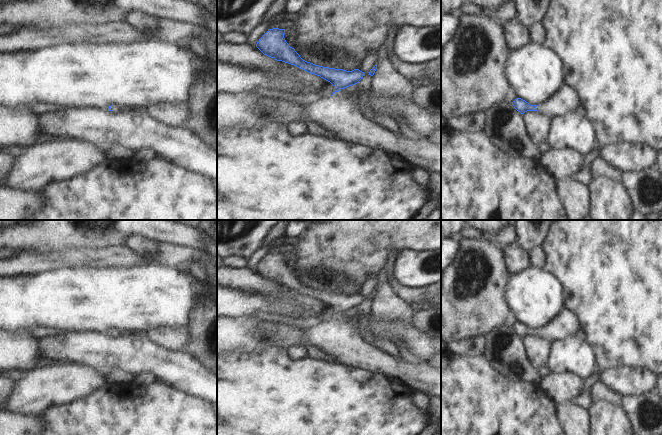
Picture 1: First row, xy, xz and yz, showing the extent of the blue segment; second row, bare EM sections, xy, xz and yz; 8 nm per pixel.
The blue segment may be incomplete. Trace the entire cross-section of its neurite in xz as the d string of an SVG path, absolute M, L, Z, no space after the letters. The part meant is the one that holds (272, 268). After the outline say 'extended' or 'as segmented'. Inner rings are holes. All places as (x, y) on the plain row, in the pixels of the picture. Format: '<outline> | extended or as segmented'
M268 253L256 271L268 281L320 300L334 310L334 316L331 321L320 323L307 331L293 325L262 321L260 328L267 343L288 348L309 342L350 367L383 373L427 396L441 397L441 368L433 368L424 361L409 363L380 350L364 341L358 326L345 319L343 313L357 308L365 299L364 296L359 293L346 295L328 292L307 286L289 270L284 257L285 253Z | extended

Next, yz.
M563 308L553 320L543 328L530 329L525 324L516 322L512 326L512 329L521 338L527 335L539 335L552 344L556 340L563 340L568 336L574 336L581 330L581 327L576 316L566 308Z | extended

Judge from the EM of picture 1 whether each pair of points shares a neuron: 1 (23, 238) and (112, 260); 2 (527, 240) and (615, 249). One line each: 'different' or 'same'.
1: different
2: different

